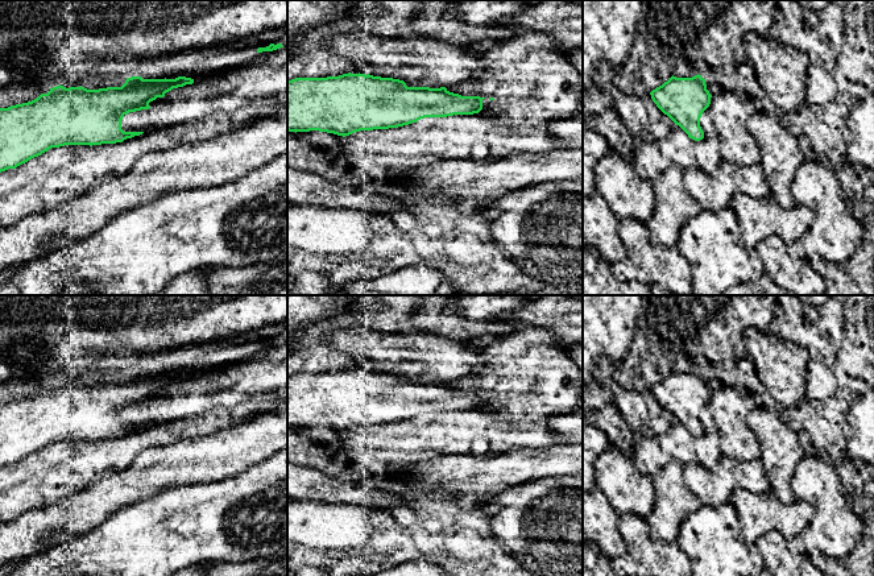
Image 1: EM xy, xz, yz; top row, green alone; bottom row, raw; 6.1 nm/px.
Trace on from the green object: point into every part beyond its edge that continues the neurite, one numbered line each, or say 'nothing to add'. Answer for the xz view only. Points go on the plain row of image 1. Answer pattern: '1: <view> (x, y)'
nothing to add

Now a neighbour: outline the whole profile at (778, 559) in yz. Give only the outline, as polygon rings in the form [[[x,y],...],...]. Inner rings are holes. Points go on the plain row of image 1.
[[[775,530],[763,534],[754,544],[763,559],[765,568],[774,576],[823,576],[809,555],[792,552],[788,540]]]

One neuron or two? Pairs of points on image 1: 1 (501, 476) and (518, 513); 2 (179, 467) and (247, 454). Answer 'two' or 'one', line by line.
1: two
2: one

